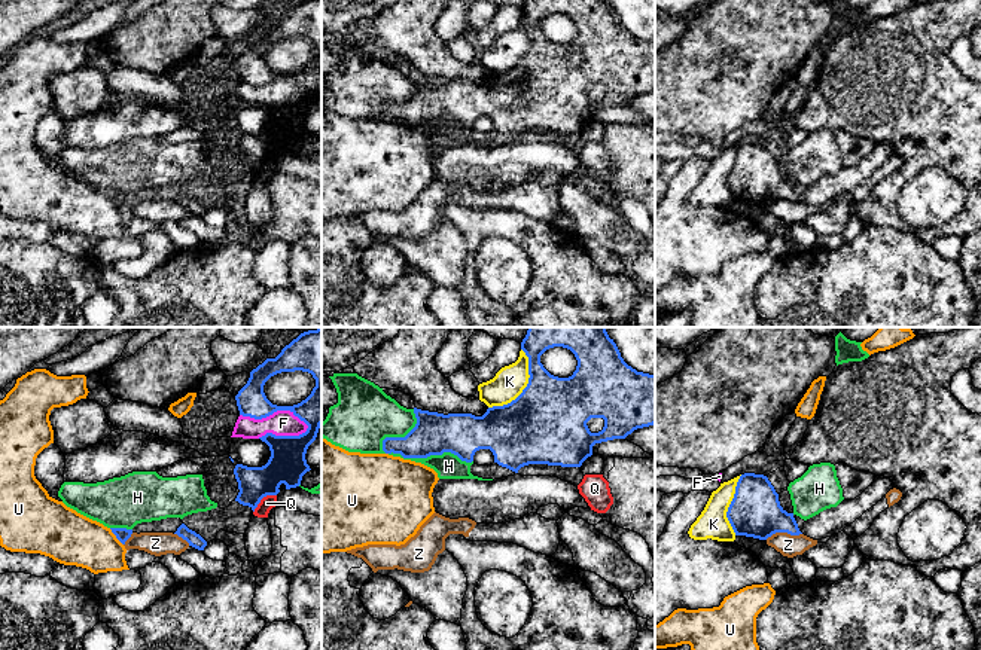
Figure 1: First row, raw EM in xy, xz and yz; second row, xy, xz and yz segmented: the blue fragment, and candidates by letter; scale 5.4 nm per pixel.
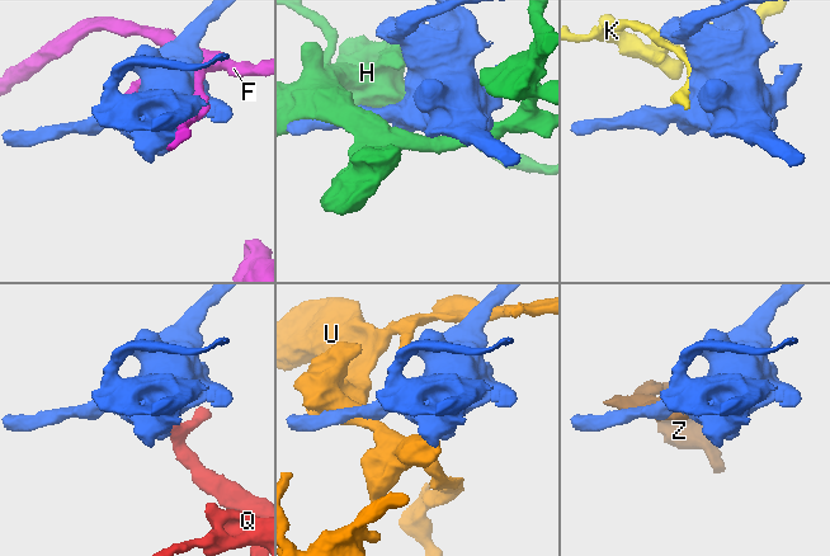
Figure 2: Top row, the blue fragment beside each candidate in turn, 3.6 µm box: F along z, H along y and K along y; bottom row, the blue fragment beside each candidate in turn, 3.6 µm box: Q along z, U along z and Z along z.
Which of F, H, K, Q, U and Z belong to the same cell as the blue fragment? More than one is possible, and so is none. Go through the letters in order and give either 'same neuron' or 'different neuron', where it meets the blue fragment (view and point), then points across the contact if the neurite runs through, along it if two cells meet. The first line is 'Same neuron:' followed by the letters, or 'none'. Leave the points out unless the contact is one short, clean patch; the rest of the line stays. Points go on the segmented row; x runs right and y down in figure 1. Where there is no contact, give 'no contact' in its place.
Same neuron: none
F: different neuron | xy (274, 411)
H: different neuron | xz (430, 454)
K: different neuron | xz (526, 387)
Q: different neuron | xy (262, 497) | along xy (276, 494), (267, 494), (253, 512)
U: different neuron | xy (116, 537)
Z: different neuron | yz (783, 531)

